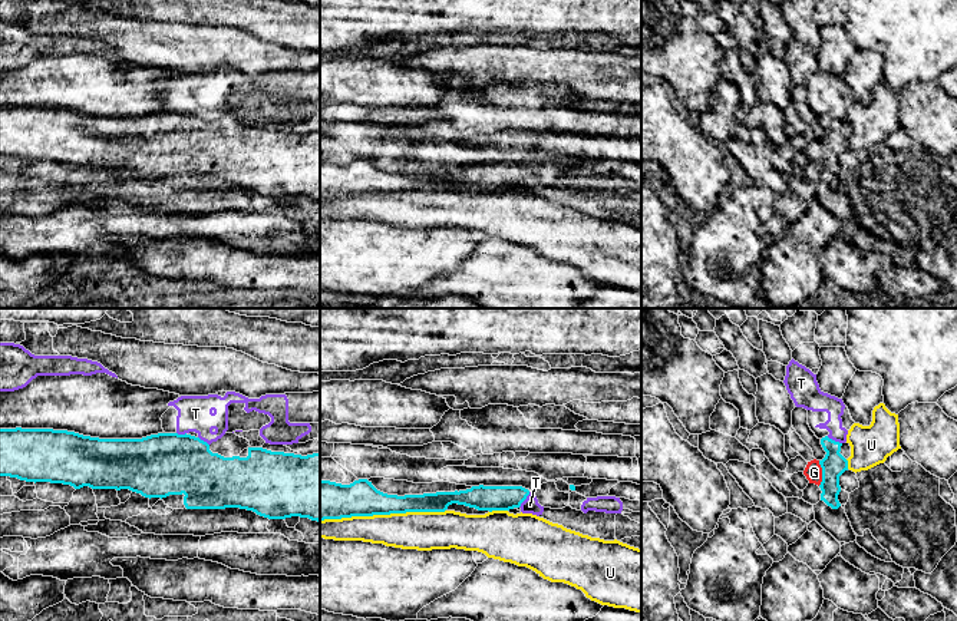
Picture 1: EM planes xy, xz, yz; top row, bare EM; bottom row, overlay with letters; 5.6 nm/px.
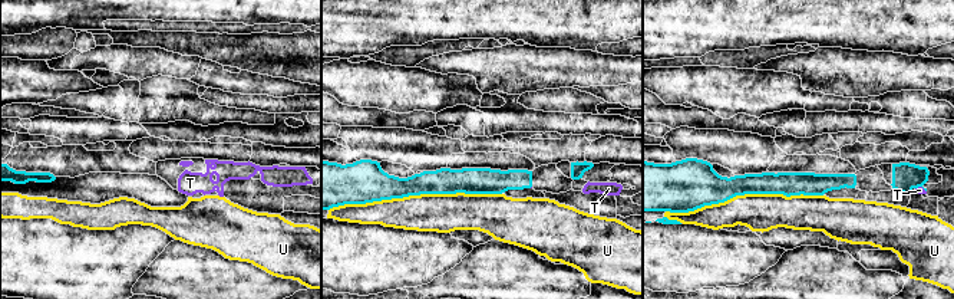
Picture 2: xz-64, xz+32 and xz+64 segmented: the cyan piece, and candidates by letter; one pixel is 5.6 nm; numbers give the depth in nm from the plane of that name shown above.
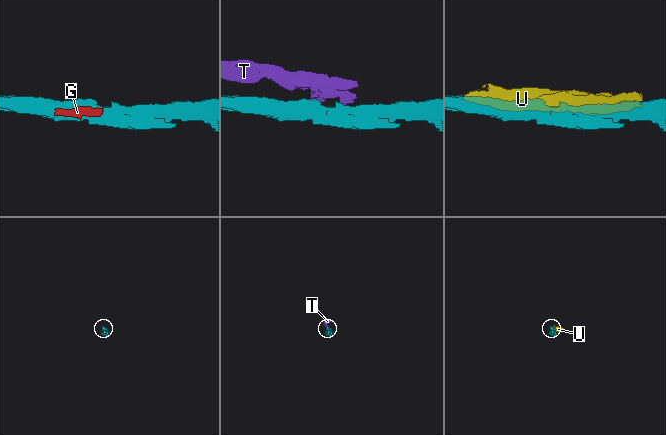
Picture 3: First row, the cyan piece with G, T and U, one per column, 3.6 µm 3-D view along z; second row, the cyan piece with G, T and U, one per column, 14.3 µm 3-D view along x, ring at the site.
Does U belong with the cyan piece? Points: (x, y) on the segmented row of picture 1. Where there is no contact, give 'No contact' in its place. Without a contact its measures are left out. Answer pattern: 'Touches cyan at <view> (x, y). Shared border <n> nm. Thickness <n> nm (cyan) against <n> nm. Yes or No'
Touches cyan at xz (382, 514). Shared border 700 nm. Thickness 200 nm (cyan) against 220 nm. No

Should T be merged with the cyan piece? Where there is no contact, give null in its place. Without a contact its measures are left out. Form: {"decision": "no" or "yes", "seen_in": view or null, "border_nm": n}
{"decision": "no", "seen_in": "xz", "border_nm": 110}

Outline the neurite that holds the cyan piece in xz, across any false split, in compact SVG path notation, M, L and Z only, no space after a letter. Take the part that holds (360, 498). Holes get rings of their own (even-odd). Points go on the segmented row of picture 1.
M367 479L341 485L320 480L320 521L352 516L373 516L406 512L445 512L458 503L478 511L509 511L519 508L529 490L522 486L472 486L466 490L423 495L387 495Z

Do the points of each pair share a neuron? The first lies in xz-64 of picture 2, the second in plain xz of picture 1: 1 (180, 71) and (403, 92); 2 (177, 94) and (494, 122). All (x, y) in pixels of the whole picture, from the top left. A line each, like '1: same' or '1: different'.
1: different
2: same

